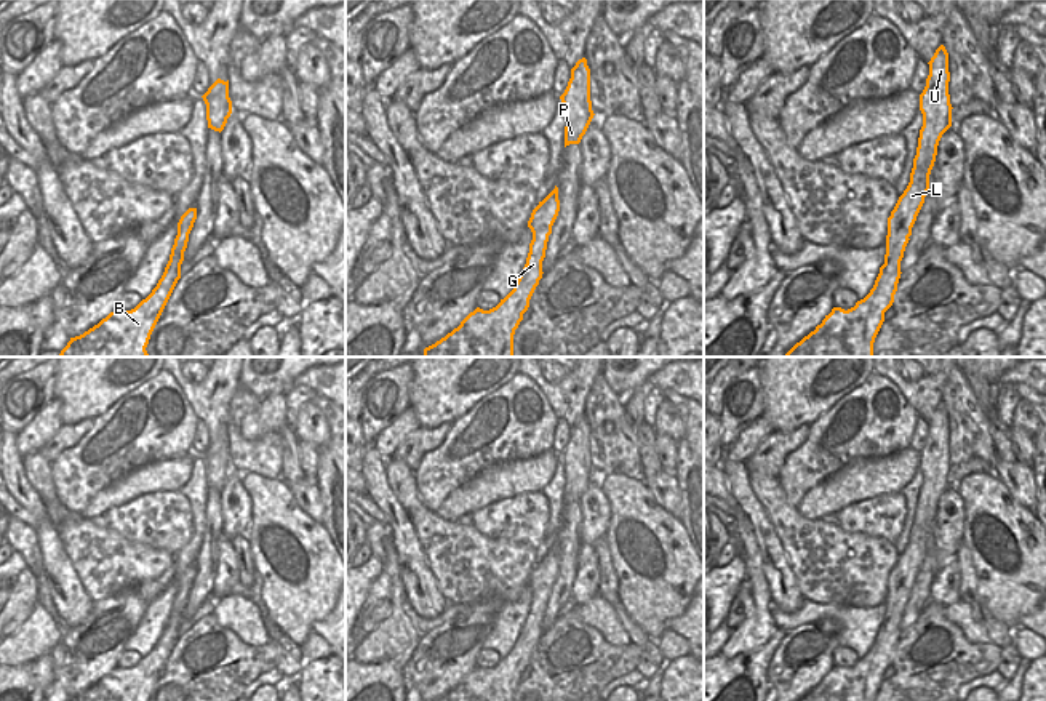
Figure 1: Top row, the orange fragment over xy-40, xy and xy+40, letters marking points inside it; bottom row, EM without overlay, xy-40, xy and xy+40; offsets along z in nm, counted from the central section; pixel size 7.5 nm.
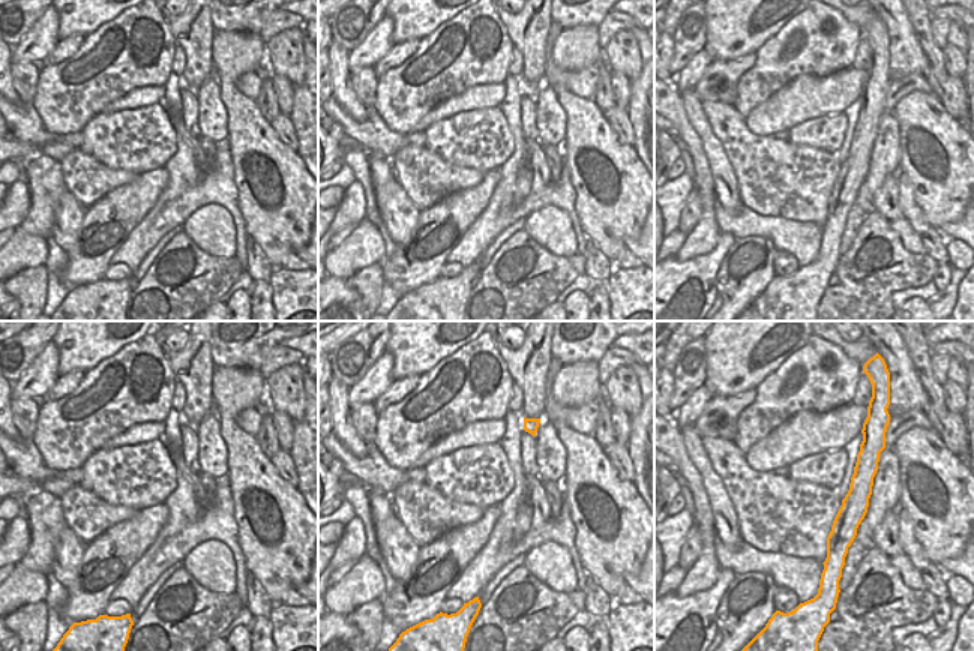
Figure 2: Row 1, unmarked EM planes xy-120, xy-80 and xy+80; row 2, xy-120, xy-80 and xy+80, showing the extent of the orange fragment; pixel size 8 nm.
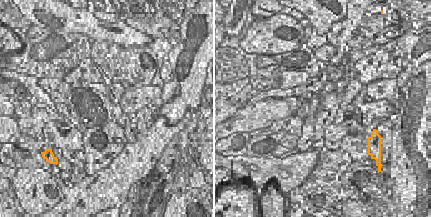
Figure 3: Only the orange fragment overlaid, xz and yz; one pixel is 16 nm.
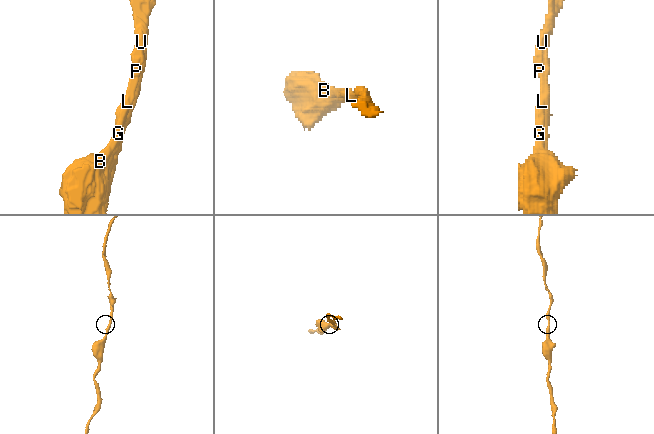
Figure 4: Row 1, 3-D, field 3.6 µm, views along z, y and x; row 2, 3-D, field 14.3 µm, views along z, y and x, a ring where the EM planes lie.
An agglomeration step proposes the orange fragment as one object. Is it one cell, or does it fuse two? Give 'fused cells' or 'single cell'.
single cell

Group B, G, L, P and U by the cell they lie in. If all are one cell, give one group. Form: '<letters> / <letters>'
B G L P U

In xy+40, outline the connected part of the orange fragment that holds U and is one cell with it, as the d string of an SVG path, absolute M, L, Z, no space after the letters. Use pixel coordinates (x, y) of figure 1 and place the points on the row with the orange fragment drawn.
M940 45L931 58L929 75L926 86L920 94L920 110L923 114L923 126L920 130L916 155L913 158L913 168L910 173L910 182L904 194L899 197L891 216L888 218L886 235L886 254L884 264L880 267L880 274L875 280L870 293L856 302L854 307L844 310L833 307L828 315L816 326L808 336L796 342L785 357L873 357L873 342L884 322L884 312L892 306L897 283L900 278L900 261L904 258L908 237L916 216L924 203L924 197L929 190L929 174L936 162L937 146L942 134L952 126L952 104L948 94L948 53Z

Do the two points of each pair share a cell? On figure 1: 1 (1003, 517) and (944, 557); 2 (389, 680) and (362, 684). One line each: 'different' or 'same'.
1: different
2: same

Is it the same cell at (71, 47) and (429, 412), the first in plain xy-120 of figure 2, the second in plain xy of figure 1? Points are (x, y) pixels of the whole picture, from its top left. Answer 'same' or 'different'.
different

